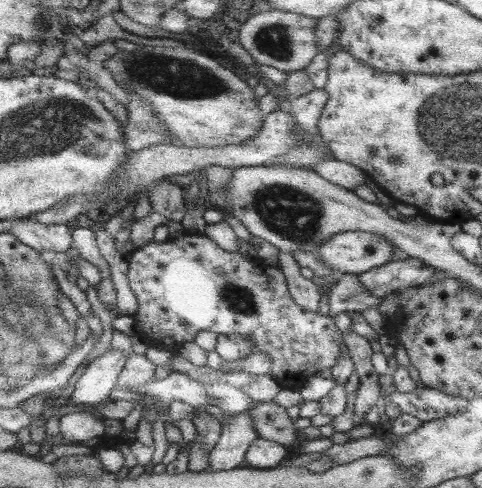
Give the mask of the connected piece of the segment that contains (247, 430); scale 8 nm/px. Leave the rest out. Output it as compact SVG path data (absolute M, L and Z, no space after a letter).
M206 405L202 409L215 415L223 426L219 442L208 455L210 467L206 471L226 471L240 466L244 462L247 448L259 437L252 424L251 414L244 411L227 417L222 409L214 405Z

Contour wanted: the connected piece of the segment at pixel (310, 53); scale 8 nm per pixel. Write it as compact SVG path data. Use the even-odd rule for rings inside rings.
M282 10L263 11L248 18L239 28L238 42L258 64L270 65L284 72L299 71L305 69L318 55L316 25L316 19L308 16Z

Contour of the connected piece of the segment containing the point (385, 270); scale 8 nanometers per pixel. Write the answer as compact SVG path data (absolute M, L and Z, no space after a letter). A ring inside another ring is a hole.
M410 257L407 260L393 260L357 275L369 293L382 299L405 287L424 285L439 271L437 268L424 264L422 260Z

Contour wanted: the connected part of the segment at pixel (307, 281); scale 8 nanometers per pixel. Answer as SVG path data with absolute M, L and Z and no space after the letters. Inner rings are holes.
M278 251L279 265L285 276L290 296L304 310L318 313L320 293L318 293L316 282L312 280L312 277L306 278L300 274L300 266L296 264L295 257L292 255L292 253Z

